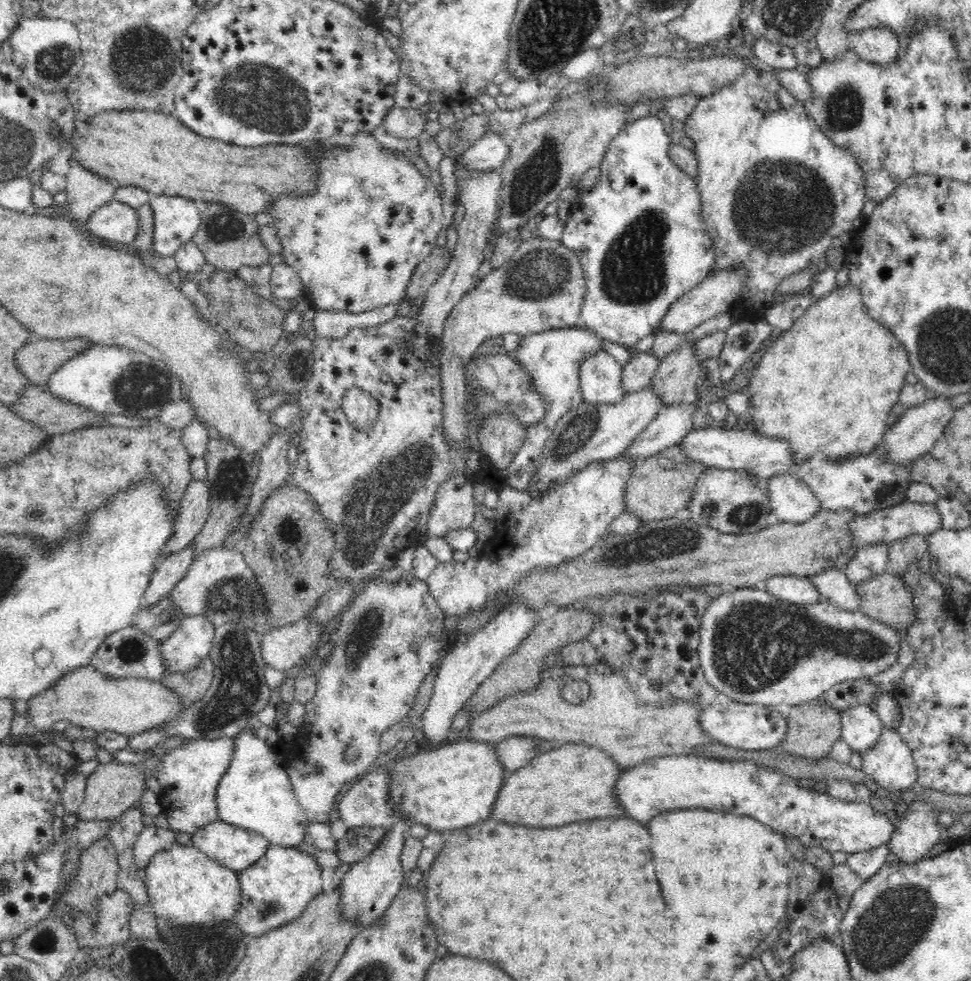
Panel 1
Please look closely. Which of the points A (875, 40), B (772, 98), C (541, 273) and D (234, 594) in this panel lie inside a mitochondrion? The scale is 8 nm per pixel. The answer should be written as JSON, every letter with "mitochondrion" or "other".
{"A":"other","B":"other","C":"mitochondrion","D":"mitochondrion"}

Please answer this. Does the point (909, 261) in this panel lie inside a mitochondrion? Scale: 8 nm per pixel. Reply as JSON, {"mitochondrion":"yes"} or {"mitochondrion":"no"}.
{"mitochondrion":"no"}

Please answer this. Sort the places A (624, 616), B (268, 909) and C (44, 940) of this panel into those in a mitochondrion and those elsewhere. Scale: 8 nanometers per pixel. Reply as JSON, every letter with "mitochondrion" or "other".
{"A":"other","B":"mitochondrion","C":"mitochondrion"}

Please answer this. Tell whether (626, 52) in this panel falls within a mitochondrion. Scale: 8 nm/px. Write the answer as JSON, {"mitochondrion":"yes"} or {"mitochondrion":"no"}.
{"mitochondrion":"no"}

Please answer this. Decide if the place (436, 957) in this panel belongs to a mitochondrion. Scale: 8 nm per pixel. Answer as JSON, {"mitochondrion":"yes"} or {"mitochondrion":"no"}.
{"mitochondrion":"no"}

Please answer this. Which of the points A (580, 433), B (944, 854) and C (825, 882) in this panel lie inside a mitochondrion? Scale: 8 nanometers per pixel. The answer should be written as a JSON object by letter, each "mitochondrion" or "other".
{"A":"mitochondrion","B":"other","C":"other"}

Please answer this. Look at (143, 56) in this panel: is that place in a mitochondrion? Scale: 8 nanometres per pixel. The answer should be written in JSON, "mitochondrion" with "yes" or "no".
{"mitochondrion":"yes"}

